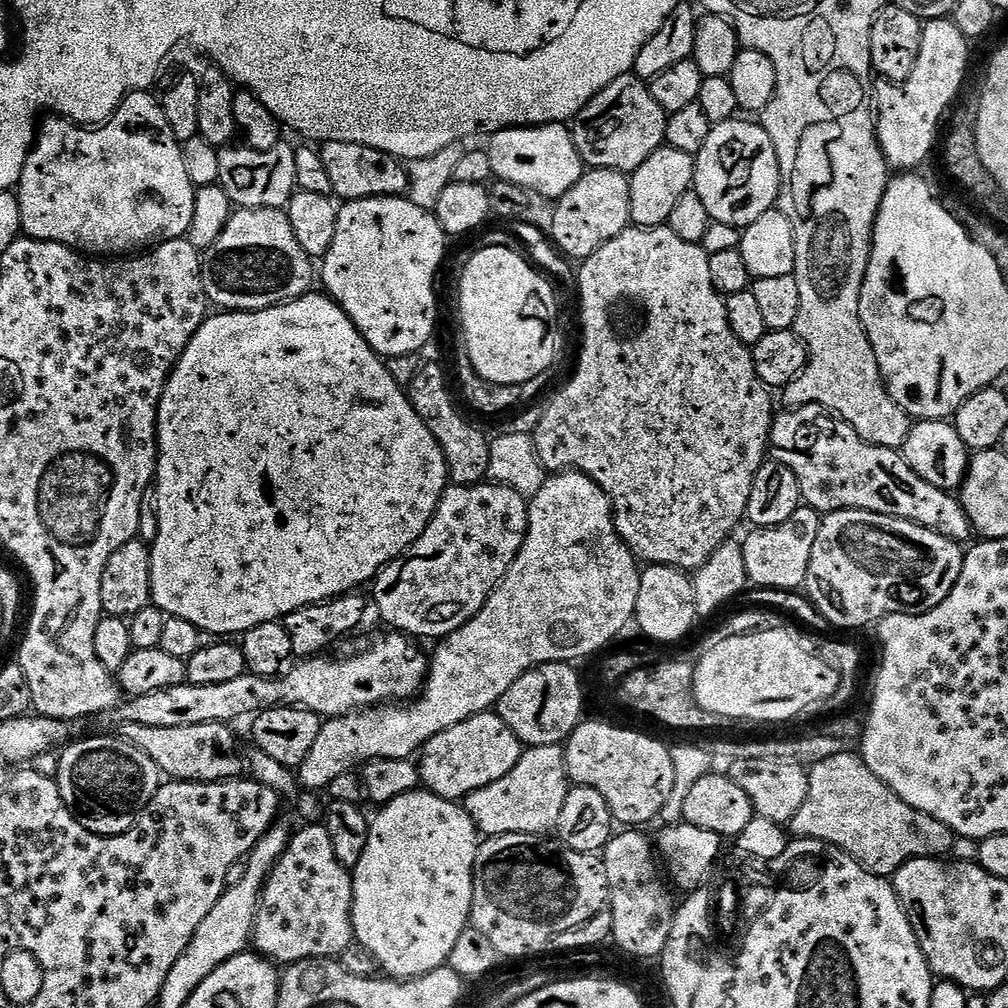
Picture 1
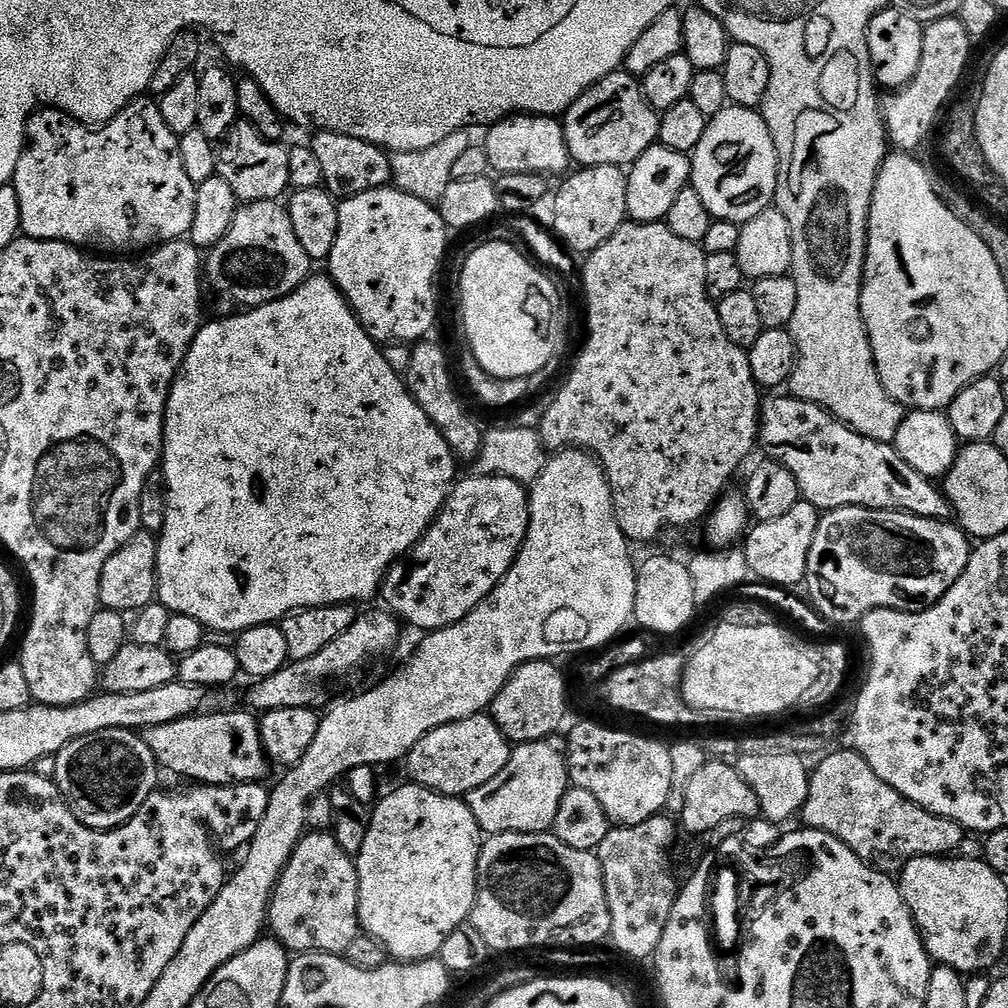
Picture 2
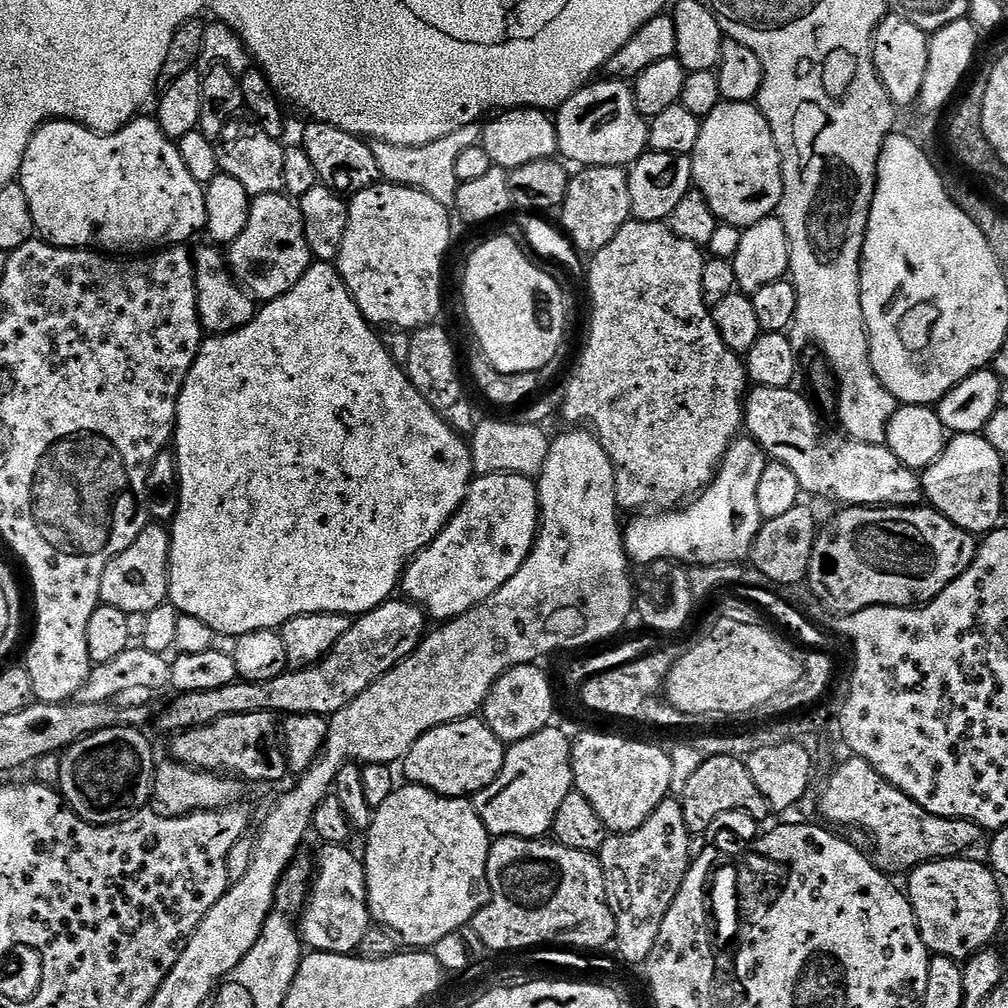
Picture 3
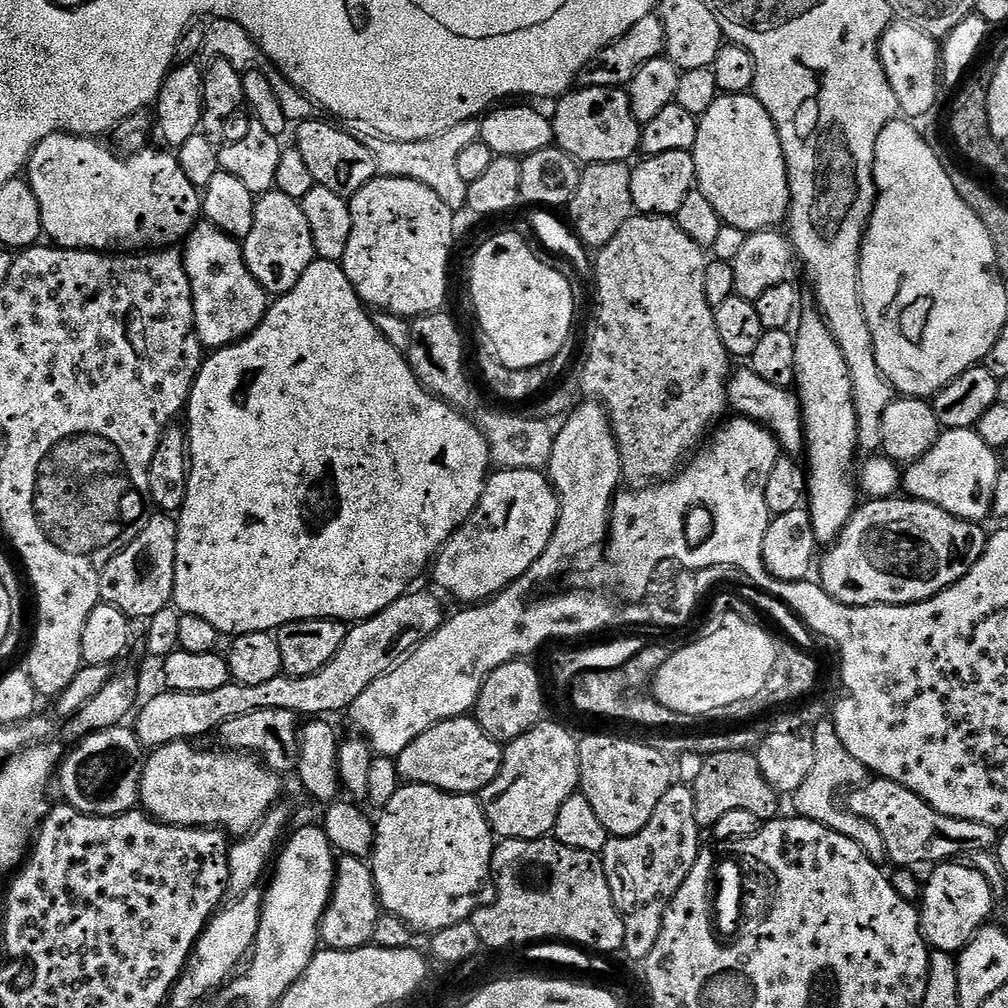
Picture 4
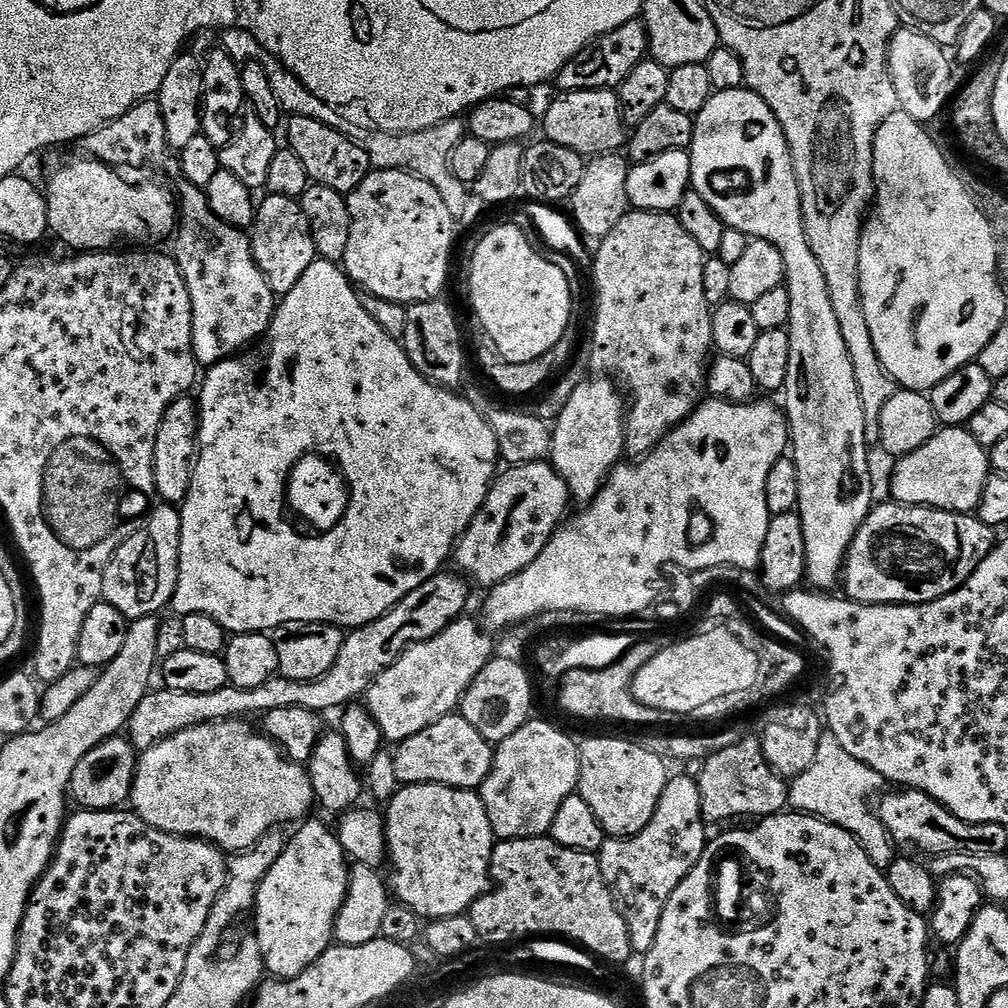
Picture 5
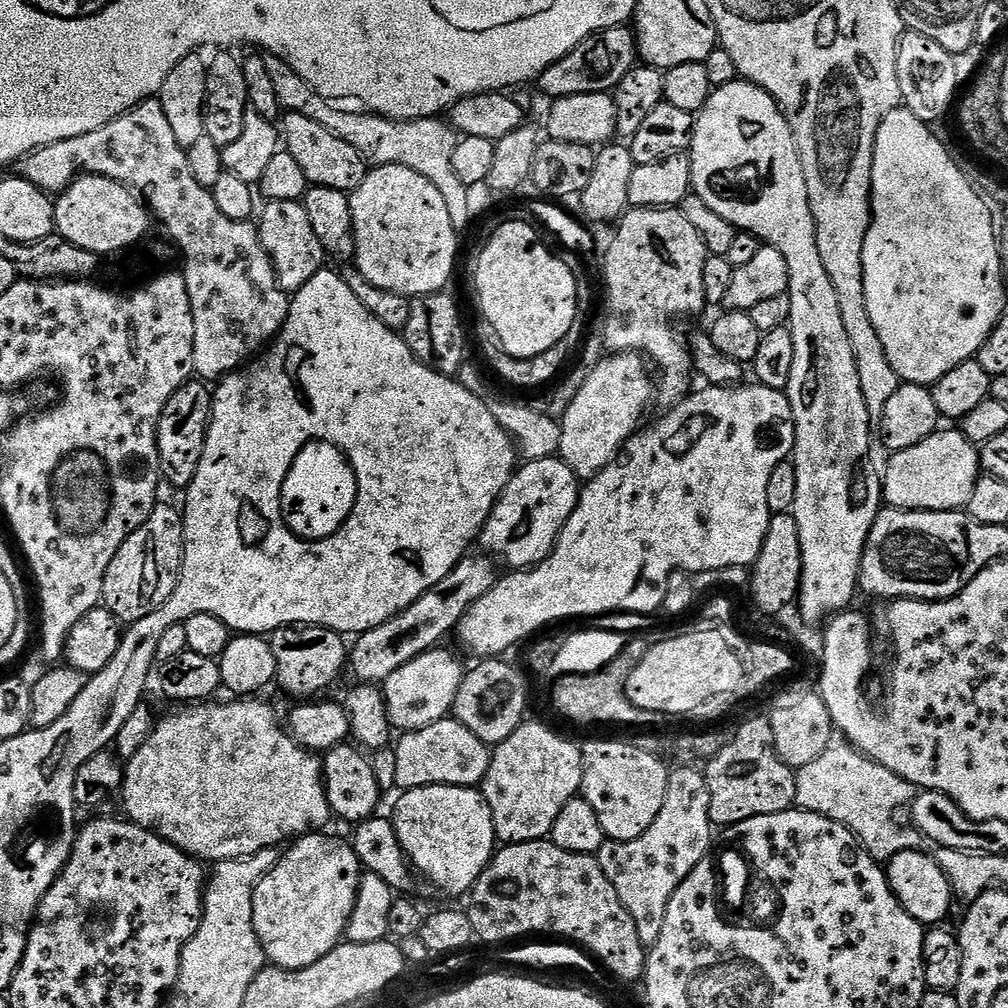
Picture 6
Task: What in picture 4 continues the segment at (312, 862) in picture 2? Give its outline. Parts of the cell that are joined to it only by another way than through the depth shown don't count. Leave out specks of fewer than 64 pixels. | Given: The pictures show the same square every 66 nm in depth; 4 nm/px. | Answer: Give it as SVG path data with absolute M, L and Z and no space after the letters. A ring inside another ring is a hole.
M341 855L336 865L336 881L332 887L332 897L324 911L320 923L320 940L325 949L354 950L367 948L372 944L374 926L382 914L380 899L376 893L376 883L367 859Z

